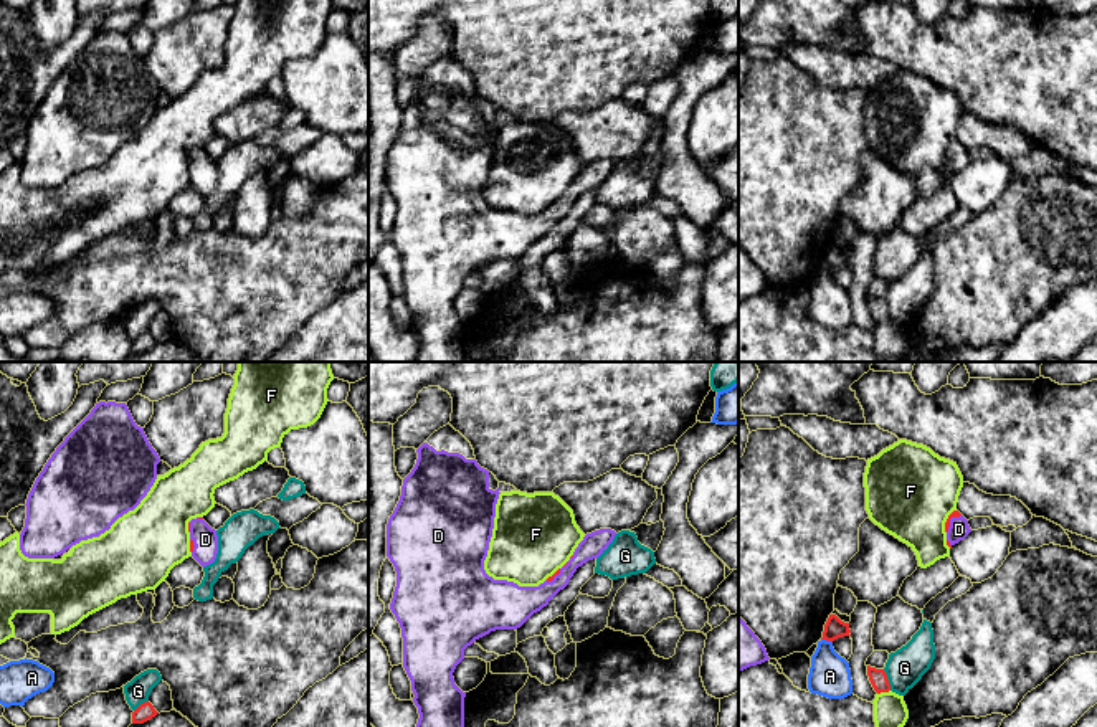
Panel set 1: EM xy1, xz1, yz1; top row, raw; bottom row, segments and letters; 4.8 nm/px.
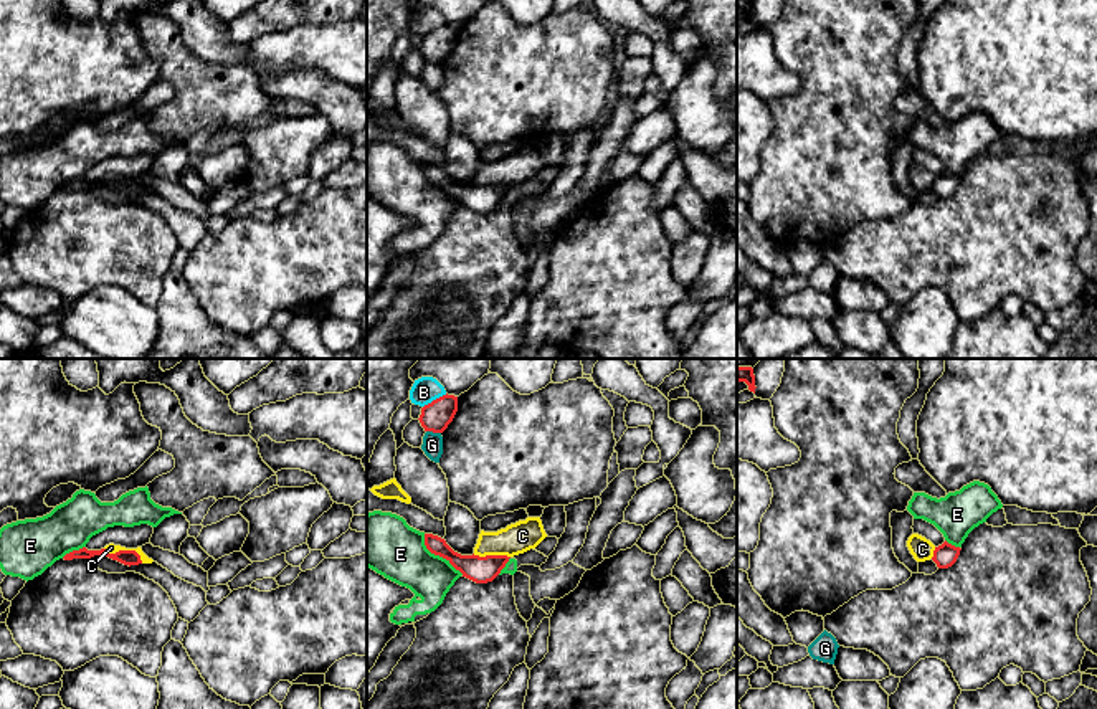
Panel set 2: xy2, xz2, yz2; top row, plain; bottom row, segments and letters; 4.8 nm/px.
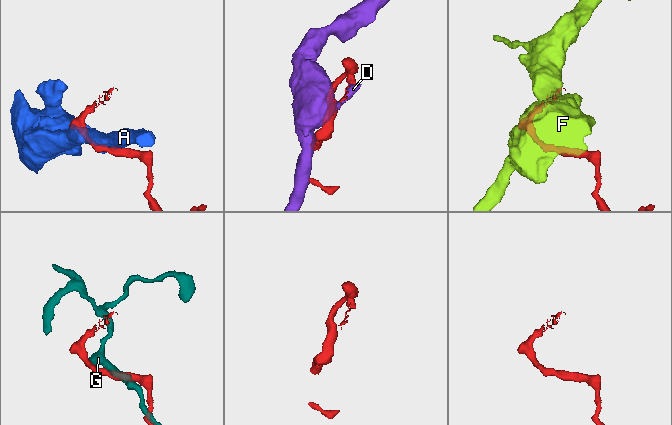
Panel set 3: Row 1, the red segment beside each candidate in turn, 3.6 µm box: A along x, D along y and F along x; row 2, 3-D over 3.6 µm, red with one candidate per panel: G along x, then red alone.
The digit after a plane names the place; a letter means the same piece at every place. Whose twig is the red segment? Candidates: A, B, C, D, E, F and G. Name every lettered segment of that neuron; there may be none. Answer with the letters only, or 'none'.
D

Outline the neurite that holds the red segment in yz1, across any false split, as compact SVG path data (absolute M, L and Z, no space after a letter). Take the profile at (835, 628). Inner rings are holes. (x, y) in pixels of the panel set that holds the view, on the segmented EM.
M829 615L821 639L833 643L838 638L851 636L849 633L849 623L841 621L836 615Z

